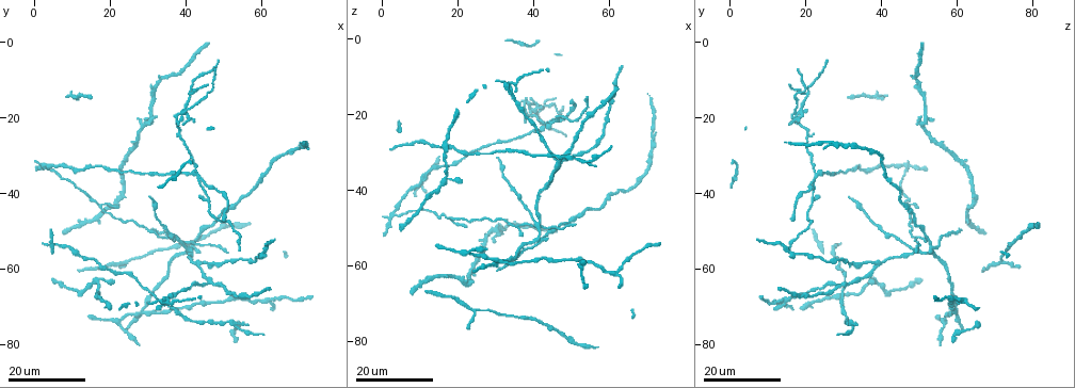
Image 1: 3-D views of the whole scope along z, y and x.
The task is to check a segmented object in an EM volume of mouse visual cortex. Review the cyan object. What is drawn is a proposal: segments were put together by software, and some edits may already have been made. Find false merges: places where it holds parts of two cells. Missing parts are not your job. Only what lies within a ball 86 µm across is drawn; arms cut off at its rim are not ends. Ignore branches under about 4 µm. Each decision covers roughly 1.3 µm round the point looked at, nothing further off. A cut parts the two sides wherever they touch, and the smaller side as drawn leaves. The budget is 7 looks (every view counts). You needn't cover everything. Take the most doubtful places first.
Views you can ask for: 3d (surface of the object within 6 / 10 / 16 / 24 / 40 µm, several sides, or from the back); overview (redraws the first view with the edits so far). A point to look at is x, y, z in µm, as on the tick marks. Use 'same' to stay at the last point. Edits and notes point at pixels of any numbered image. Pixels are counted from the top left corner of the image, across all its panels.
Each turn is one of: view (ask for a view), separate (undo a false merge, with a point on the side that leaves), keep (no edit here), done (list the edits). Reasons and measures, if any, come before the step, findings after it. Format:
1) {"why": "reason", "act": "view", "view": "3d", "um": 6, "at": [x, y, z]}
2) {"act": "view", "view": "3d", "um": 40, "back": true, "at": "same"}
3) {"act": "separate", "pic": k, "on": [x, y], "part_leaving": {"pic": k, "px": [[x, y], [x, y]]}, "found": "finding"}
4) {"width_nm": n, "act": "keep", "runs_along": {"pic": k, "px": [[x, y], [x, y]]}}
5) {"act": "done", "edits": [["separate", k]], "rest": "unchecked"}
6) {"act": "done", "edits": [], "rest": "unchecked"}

{"why": "looks like a crossing", "act": "view", "view": "3d", "um": 16, "at": [43.5, 34.5, 22.5]}

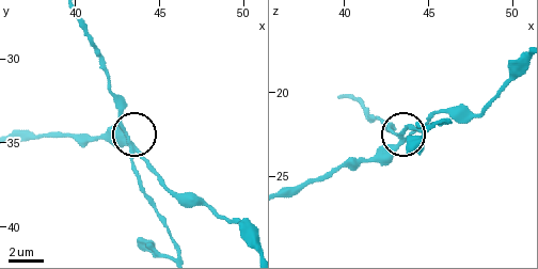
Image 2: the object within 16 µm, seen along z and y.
{"act": "view", "view": "3d", "um": 6, "at": [43.3, 35.0, 22.6]}

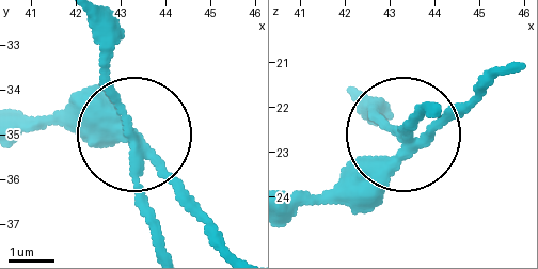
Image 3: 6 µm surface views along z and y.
{"arms": 4, "act": "separate", "pic": 3, "on": [153, 215], "part_leaving": {"pic": 3, "px": [[138, 151], [104, 63], [100, 17]]}, "found": "a second cell is stuck on"}

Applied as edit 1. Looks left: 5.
{"why": "three arms meet", "act": "view", "view": "3d", "um": 16, "at": [42.5, 53.5, 50.0]}

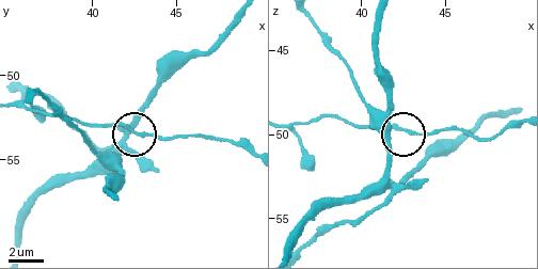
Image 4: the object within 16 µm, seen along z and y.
{"why": "zoom in", "act": "view", "view": "3d", "um": 10, "at": [42.7, 53.4, 50.0]}

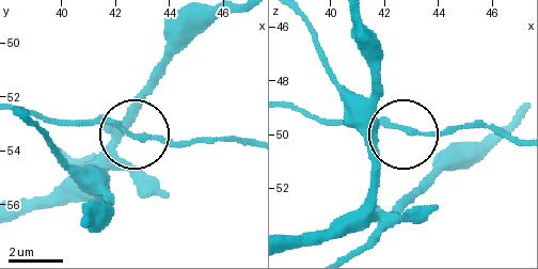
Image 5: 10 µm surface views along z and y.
{"act": "keep", "runs_along": {"pic": 5, "px": [[290, 108], [332, 122], [388, 122], [414, 136], [502, 128]]}, "found": "all the same cell"}

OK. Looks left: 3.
{"act": "view", "view": "3d", "um": 24, "at": [17.5, 44.0, 47.5]}

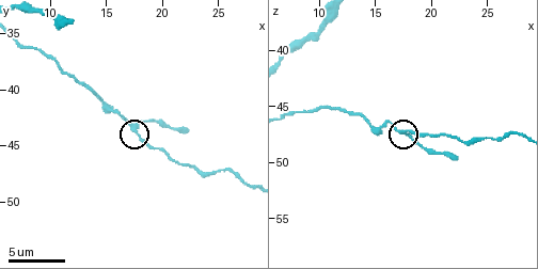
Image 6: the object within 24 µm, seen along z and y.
{"act": "view", "view": "3d", "um": 6, "at": [17.6, 43.2, 47.2]}

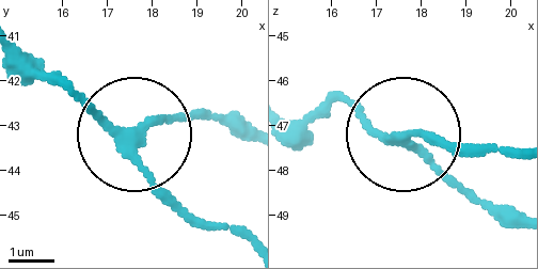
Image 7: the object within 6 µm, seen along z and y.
{"arms": 3, "act": "keep", "found": "continuous, no second cell"}

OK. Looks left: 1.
{"act": "done", "edits": [["separate", 3]], "rest": "unchecked"}

